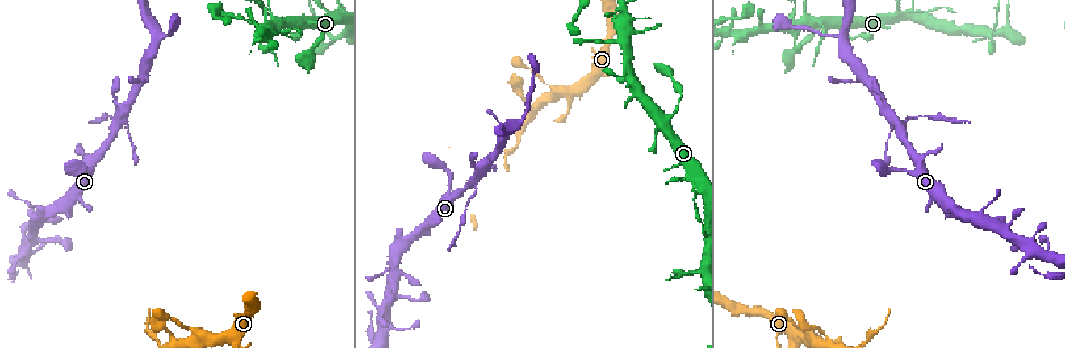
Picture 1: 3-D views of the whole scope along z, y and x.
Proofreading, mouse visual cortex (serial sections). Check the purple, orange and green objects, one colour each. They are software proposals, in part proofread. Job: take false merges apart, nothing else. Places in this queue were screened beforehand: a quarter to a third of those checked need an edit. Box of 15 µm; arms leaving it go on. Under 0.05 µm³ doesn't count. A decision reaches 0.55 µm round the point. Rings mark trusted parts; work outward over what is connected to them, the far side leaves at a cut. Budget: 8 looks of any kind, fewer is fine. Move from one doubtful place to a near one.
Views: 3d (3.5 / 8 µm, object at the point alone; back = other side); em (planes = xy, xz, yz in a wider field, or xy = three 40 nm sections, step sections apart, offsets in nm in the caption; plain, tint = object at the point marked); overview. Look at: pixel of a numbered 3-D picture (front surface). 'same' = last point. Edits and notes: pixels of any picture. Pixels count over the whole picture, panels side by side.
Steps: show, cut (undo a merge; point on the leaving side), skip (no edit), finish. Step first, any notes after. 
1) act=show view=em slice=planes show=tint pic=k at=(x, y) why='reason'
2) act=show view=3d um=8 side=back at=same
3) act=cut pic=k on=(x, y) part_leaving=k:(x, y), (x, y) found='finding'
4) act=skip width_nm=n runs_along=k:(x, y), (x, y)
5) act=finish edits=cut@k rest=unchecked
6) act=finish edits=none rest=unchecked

act=show view=3d um=3.5 pic=1 at=(666, 116)

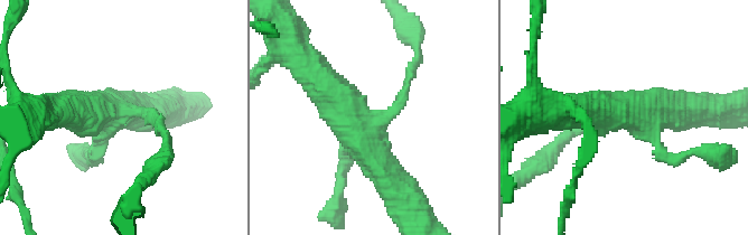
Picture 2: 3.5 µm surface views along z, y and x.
act=show view=em slice=xy step=2 show=plain pic=2 at=(123, 111)

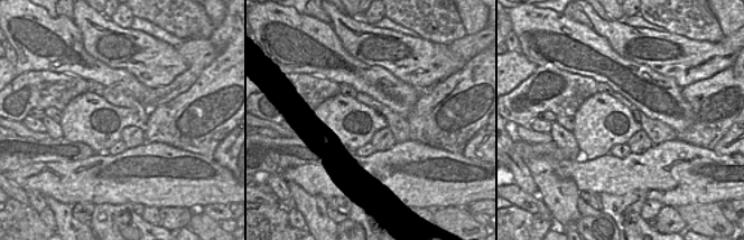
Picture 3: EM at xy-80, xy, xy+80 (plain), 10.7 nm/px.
act=show view=em slice=xy step=2 show=tint at=same

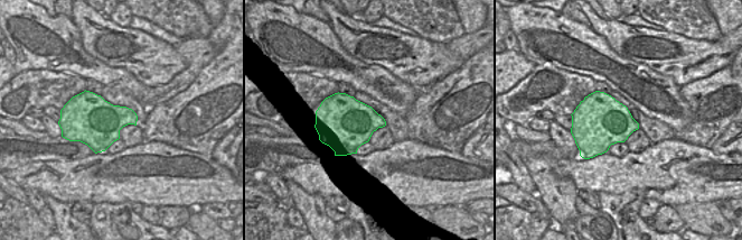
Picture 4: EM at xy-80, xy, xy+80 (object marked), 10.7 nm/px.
act=skip runs_along=2:(403, 194), (314, 74) found='one cell here'

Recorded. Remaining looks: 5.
act=show view=3d um=8 pic=1 at=(118, 127) why='sharp bend'

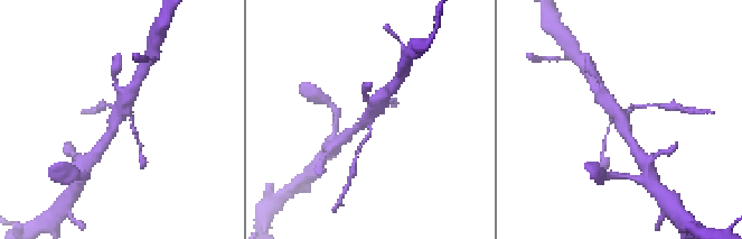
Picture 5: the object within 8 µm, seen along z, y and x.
act=show view=3d um=3.5 pic=5 at=(369, 116)

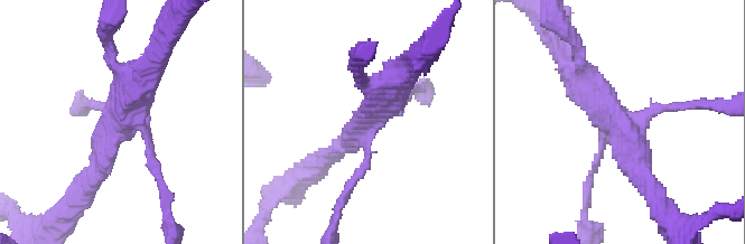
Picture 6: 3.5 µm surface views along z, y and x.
act=show view=em slice=xy step=2 show=tint pic=6 at=(114, 131) why='now the EM'

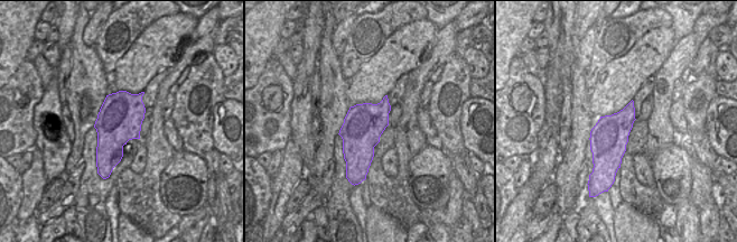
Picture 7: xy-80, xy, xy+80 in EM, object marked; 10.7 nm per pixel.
act=cut pic=6 on=(348, 185) part_leaving=6:(368, 146), (334, 230) found='two cells meet here'

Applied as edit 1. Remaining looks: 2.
act=show view=3d um=8 side=back pic=1 at=(993, 41) why='a narrow waist'

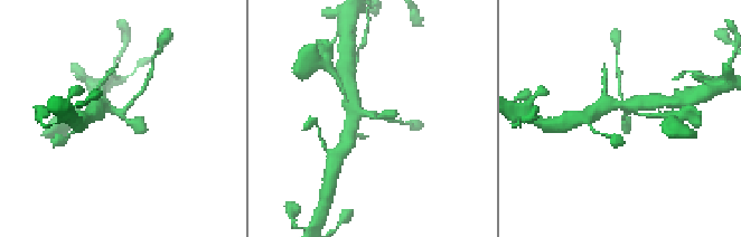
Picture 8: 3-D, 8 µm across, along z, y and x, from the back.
act=show view=em slice=planes show=tint pic=8 at=(125, 117) why='now the EM'

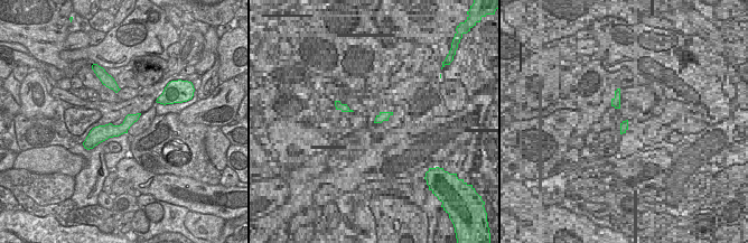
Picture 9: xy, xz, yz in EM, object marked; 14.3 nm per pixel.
act=skip runs_along=9:(136, 117), (121, 129), (93, 138) found='all the same cell'

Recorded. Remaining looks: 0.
act=finish edits=cut@6 rest=unchecked

